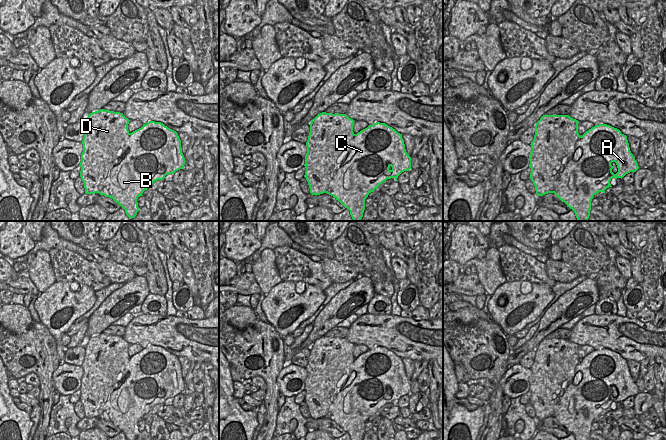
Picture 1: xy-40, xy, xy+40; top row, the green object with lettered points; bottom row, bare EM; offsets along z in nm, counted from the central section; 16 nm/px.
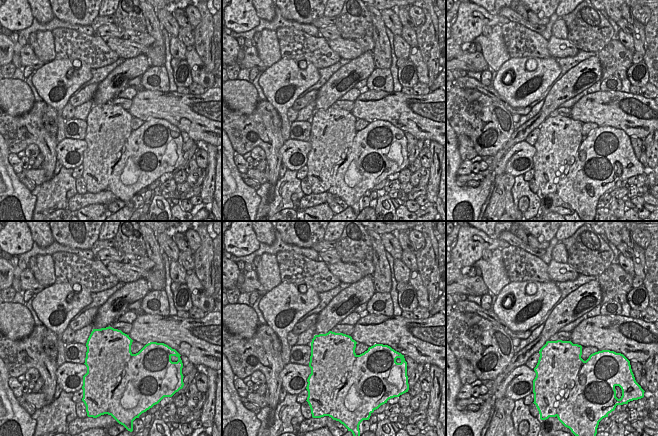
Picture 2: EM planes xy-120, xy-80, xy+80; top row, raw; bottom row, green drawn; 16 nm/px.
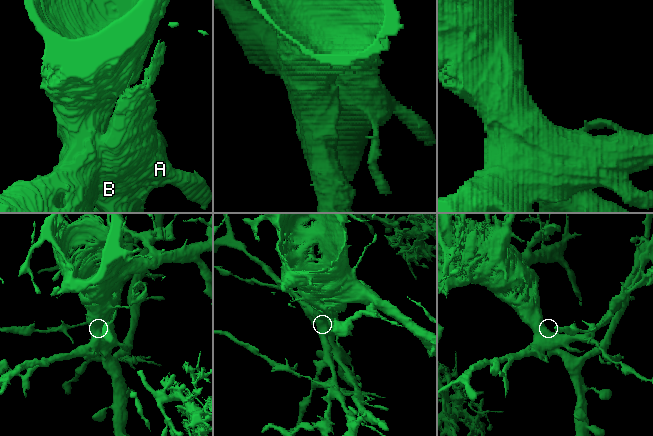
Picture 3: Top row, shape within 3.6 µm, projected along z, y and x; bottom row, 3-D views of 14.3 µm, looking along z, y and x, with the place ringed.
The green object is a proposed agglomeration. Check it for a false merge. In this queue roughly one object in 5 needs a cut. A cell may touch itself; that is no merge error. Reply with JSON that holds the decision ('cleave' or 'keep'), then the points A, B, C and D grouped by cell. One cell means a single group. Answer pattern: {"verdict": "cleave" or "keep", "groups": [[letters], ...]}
{"verdict": "cleave", "groups": [["A", "B", "C"], ["D"]]}

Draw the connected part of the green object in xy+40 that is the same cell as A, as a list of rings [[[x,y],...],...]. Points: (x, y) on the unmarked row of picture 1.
[[[607,348],[595,349],[586,355],[576,366],[572,379],[562,384],[563,394],[555,405],[553,417],[572,433],[575,440],[590,440],[591,425],[599,417],[612,411],[612,402],[623,402],[639,393],[635,381],[630,375],[627,360],[617,352]]]

